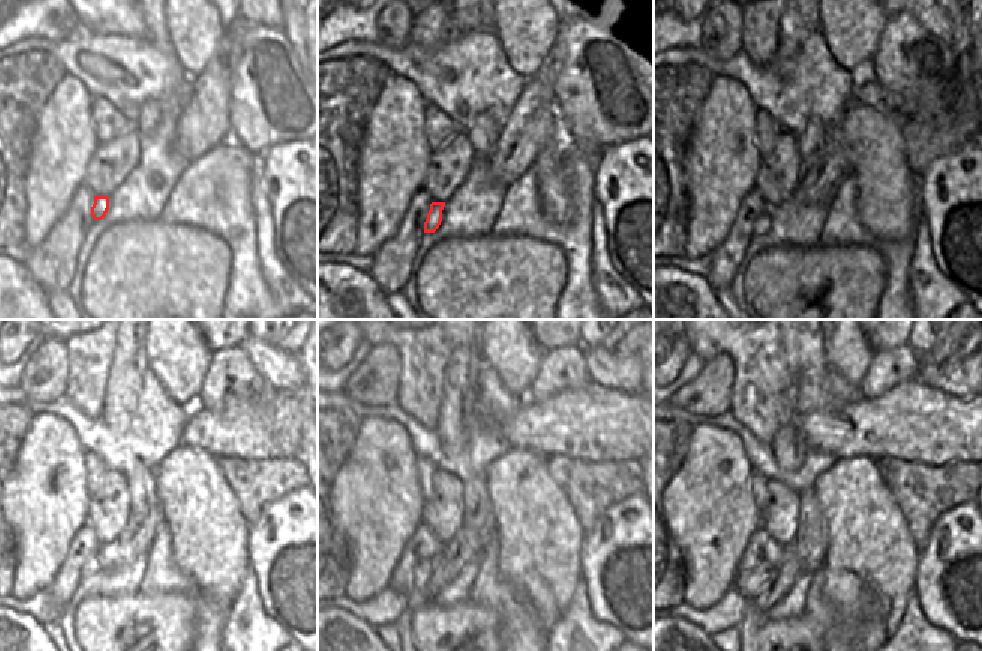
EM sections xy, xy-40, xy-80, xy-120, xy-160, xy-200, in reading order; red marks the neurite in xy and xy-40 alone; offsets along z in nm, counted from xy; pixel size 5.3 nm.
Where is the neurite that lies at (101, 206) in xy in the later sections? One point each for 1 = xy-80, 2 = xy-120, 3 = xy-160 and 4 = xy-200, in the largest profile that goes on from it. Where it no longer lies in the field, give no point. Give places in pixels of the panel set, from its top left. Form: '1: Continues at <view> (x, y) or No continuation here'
1: Continues at xy-80 (762, 227)
2: Continues at xy-120 (93, 566)
3: Continues at xy-160 (423, 570)
4: Continues at xy-200 (748, 584)

